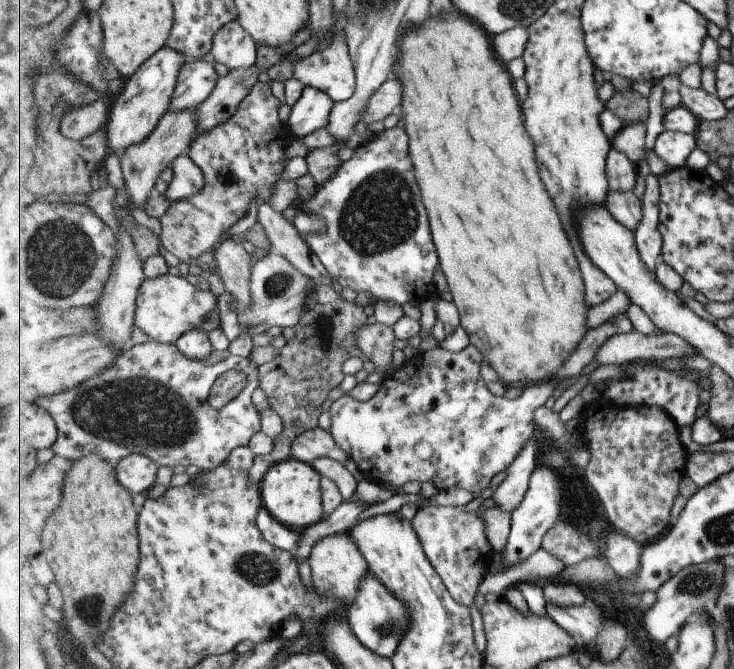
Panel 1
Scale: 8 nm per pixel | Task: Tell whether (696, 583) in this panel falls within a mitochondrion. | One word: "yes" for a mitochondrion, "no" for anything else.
yes

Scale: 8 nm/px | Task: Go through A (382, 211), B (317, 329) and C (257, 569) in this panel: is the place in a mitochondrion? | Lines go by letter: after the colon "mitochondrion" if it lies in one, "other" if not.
A: mitochondrion
B: mitochondrion
C: mitochondrion

